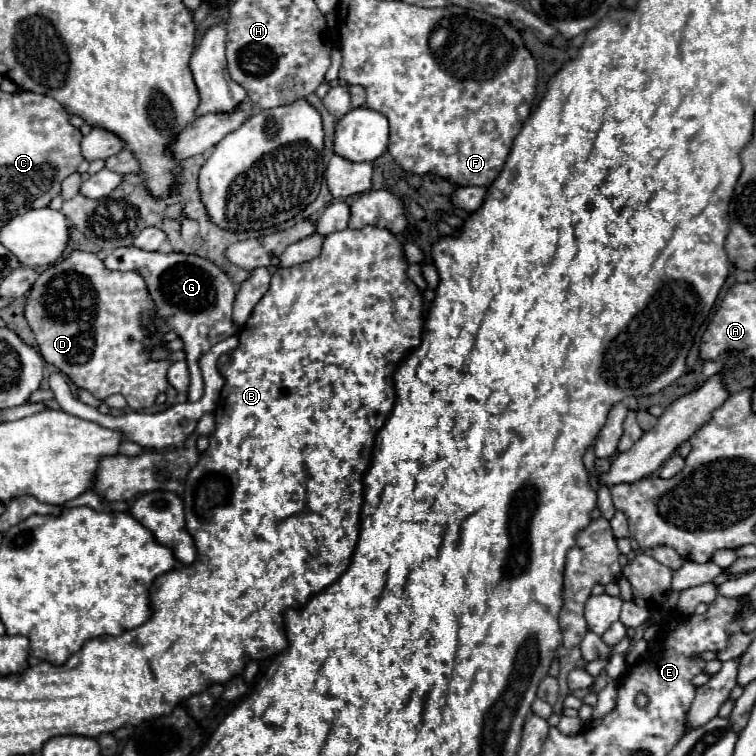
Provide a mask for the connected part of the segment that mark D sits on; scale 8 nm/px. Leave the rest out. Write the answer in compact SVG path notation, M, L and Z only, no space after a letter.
M71 251L69 257L45 269L29 291L25 303L25 319L47 363L55 365L77 387L91 391L93 397L101 401L113 393L121 393L127 399L127 405L135 411L151 407L155 397L165 393L169 387L167 369L171 361L151 361L151 353L143 347L143 323L149 323L153 311L153 299L149 297L145 281L139 273L109 271L97 255L87 251Z

